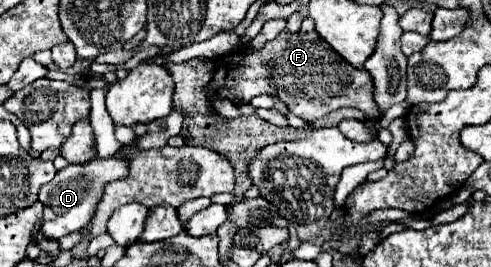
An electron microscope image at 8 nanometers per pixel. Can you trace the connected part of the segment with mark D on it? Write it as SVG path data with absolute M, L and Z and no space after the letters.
M112 154L108 158L92 158L92 162L88 160L84 164L70 164L64 170L60 170L52 182L42 186L38 194L38 200L44 204L44 220L40 232L58 240L74 230L84 228L102 200L106 184L126 178L128 172L130 172L130 158L120 154Z

